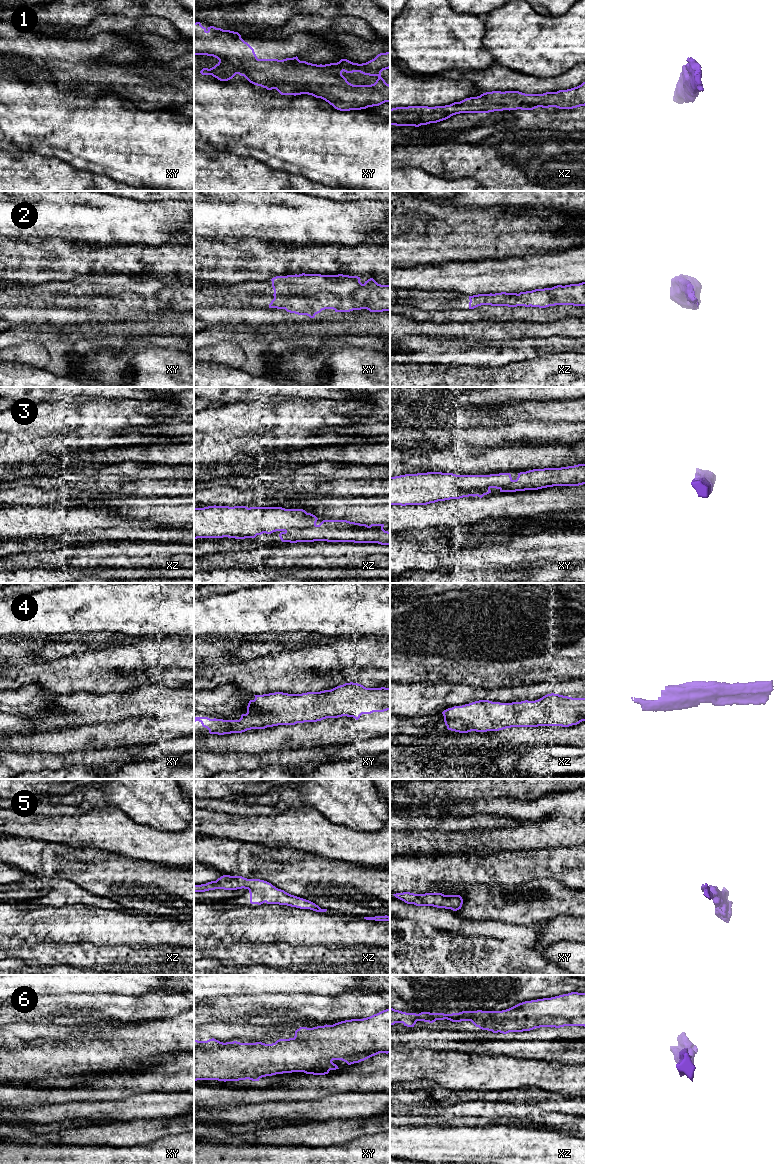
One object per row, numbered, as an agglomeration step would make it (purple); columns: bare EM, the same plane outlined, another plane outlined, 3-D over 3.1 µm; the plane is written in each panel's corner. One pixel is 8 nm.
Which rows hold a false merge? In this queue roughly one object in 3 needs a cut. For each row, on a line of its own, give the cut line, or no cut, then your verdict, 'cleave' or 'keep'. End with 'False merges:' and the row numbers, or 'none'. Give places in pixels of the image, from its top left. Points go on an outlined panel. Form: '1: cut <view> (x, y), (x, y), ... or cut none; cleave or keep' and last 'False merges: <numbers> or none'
1: cut none; keep
2: cut none; keep
3: cut none; keep
4: cut none; keep
5: cut none; keep
6: cut none; keep
False merges: none

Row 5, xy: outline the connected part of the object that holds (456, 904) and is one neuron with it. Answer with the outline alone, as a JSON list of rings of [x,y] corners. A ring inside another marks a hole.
[[[410,892],[396,893],[393,895],[407,904],[433,906],[451,909],[453,911],[461,909],[463,904],[463,899],[460,895],[444,895],[442,893],[414,894]]]

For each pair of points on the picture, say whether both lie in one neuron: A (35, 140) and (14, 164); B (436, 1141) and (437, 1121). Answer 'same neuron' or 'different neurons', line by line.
A: different neurons
B: different neurons

